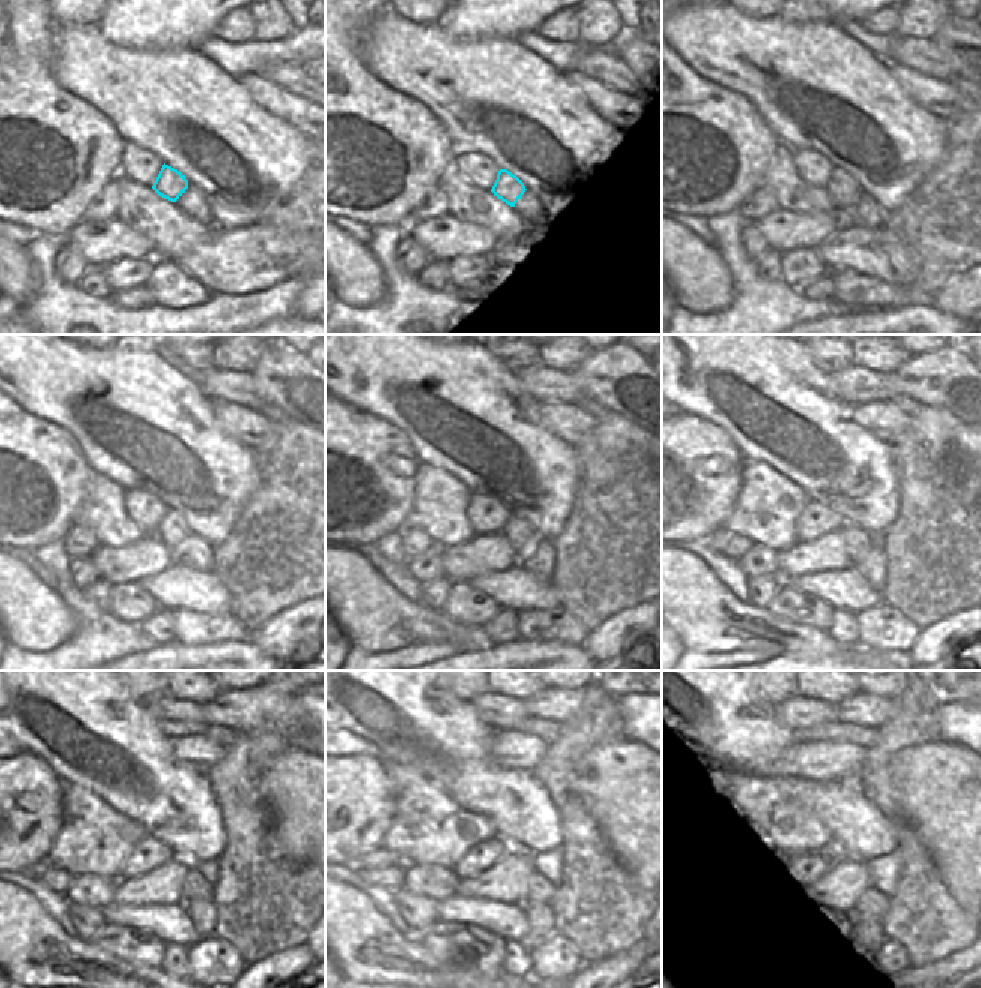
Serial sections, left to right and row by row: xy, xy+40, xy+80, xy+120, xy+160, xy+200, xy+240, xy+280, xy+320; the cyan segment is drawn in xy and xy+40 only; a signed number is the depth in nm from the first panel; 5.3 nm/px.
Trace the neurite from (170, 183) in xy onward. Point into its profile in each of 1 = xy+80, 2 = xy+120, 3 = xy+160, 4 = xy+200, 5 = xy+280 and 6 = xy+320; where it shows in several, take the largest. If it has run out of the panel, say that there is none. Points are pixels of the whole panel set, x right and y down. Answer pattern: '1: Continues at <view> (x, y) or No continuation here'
1: Continues at xy+80 (843, 189)
2: Continues at xy+120 (173, 529)
3: Continues at xy+160 (522, 538)
4: Continues at xy+200 (858, 541)
5: Continues at xy+280 (540, 889)
6: Continues at xy+320 (870, 897).

